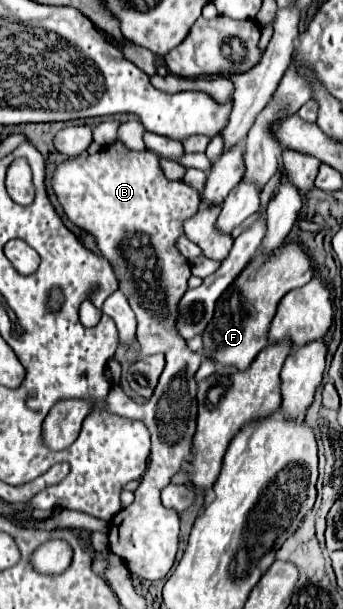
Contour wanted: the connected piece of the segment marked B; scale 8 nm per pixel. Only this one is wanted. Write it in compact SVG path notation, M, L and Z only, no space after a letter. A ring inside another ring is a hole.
M114 142L110 146L104 146L98 154L82 154L76 158L68 158L62 164L58 164L56 174L52 178L52 186L56 192L58 202L62 204L66 216L80 228L88 230L100 248L104 256L110 260L114 274L120 282L120 290L126 294L136 320L138 320L138 357L143 354L156 354L162 352L166 356L166 366L160 376L160 382L152 394L152 398L144 403L138 403L128 397L117 384L111 387L106 396L106 410L118 416L128 416L130 419L142 420L150 434L152 434L152 450L150 450L150 462L148 470L142 476L140 486L134 490L136 500L118 512L116 526L110 528L110 550L122 558L128 566L128 570L136 576L142 576L146 580L162 580L166 578L168 570L174 564L176 548L178 548L178 536L180 536L180 522L178 514L174 510L168 510L160 502L160 490L170 484L172 474L182 470L186 460L192 454L192 436L196 430L196 382L194 374L200 366L202 356L188 350L186 340L182 340L174 328L176 314L178 314L178 300L188 288L190 278L190 264L188 260L176 250L174 242L184 232L182 222L186 218L192 218L198 212L200 206L200 194L196 188L186 186L186 182L172 182L164 176L160 168L160 160L150 152L134 152L128 150L122 142Z

